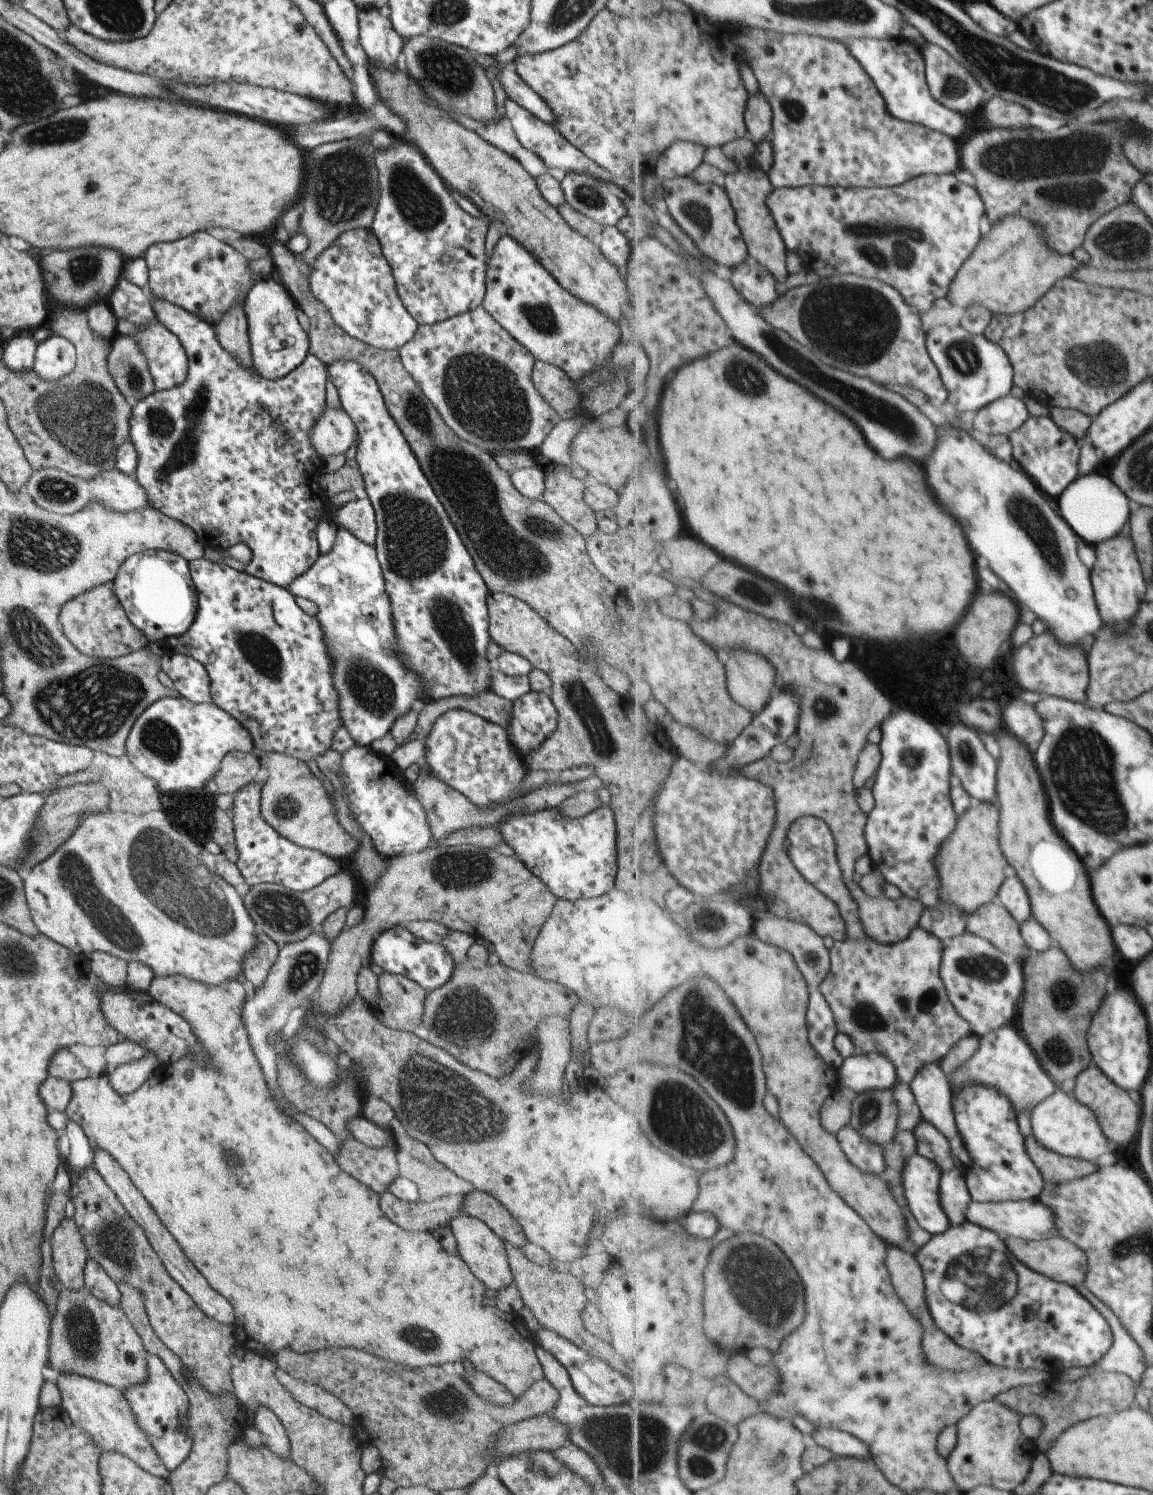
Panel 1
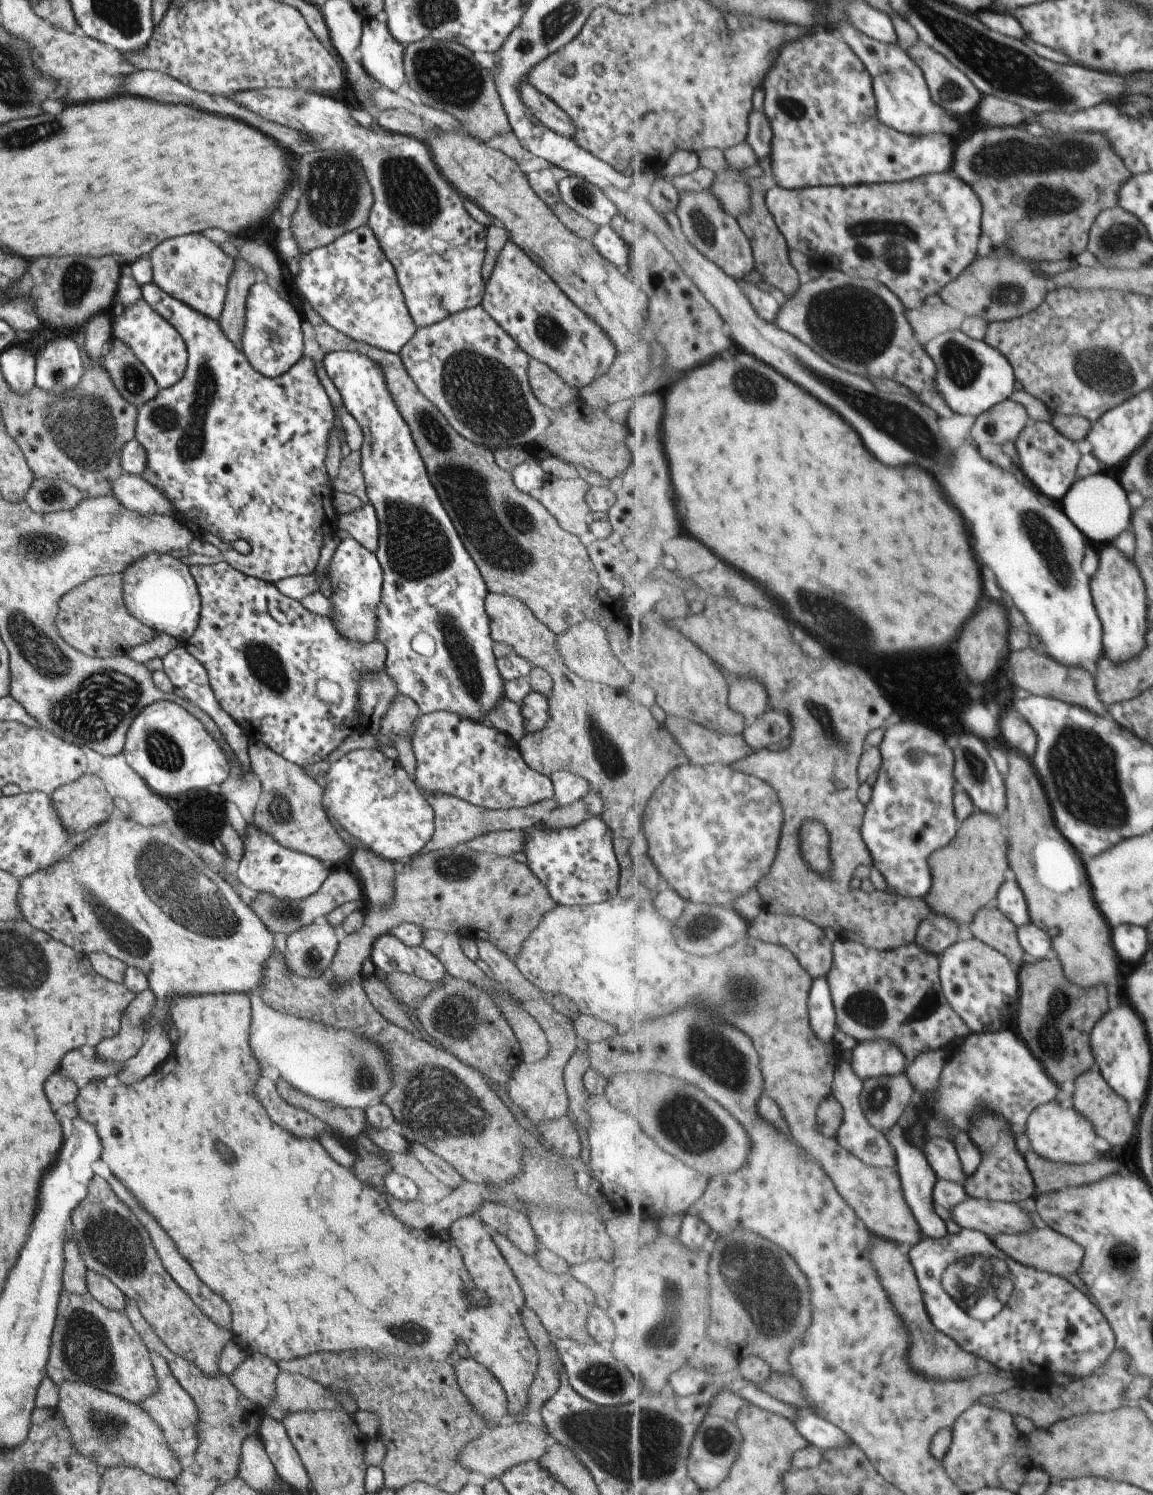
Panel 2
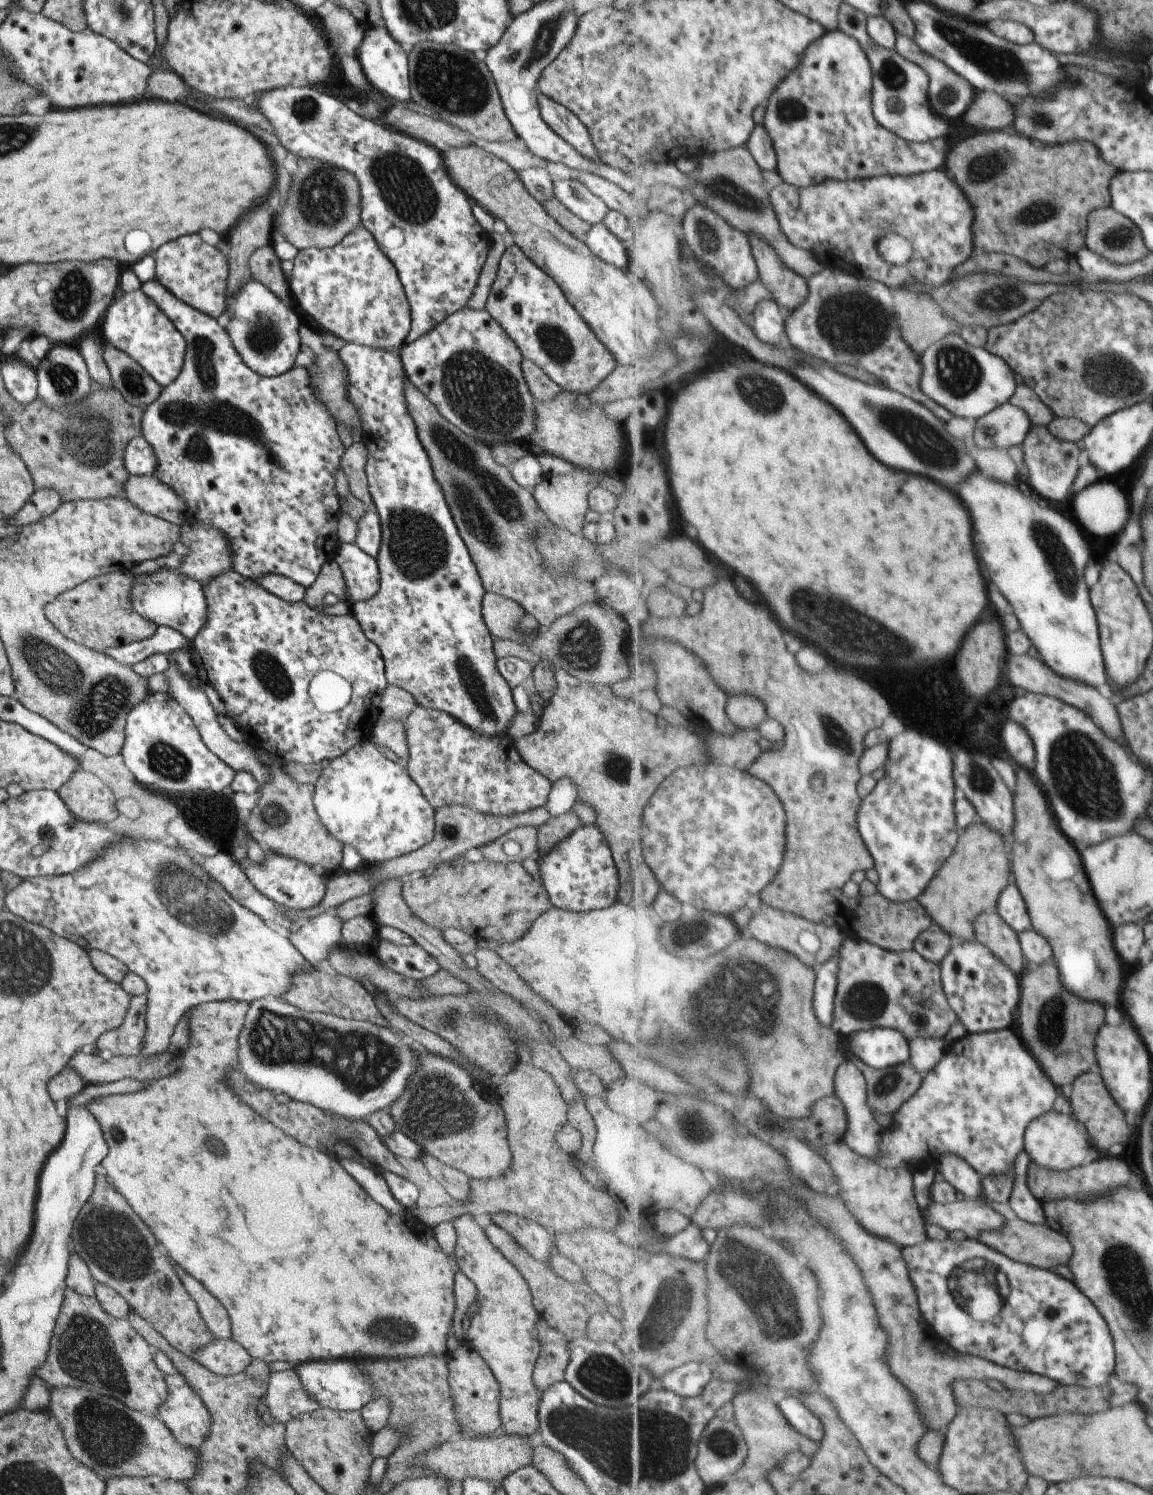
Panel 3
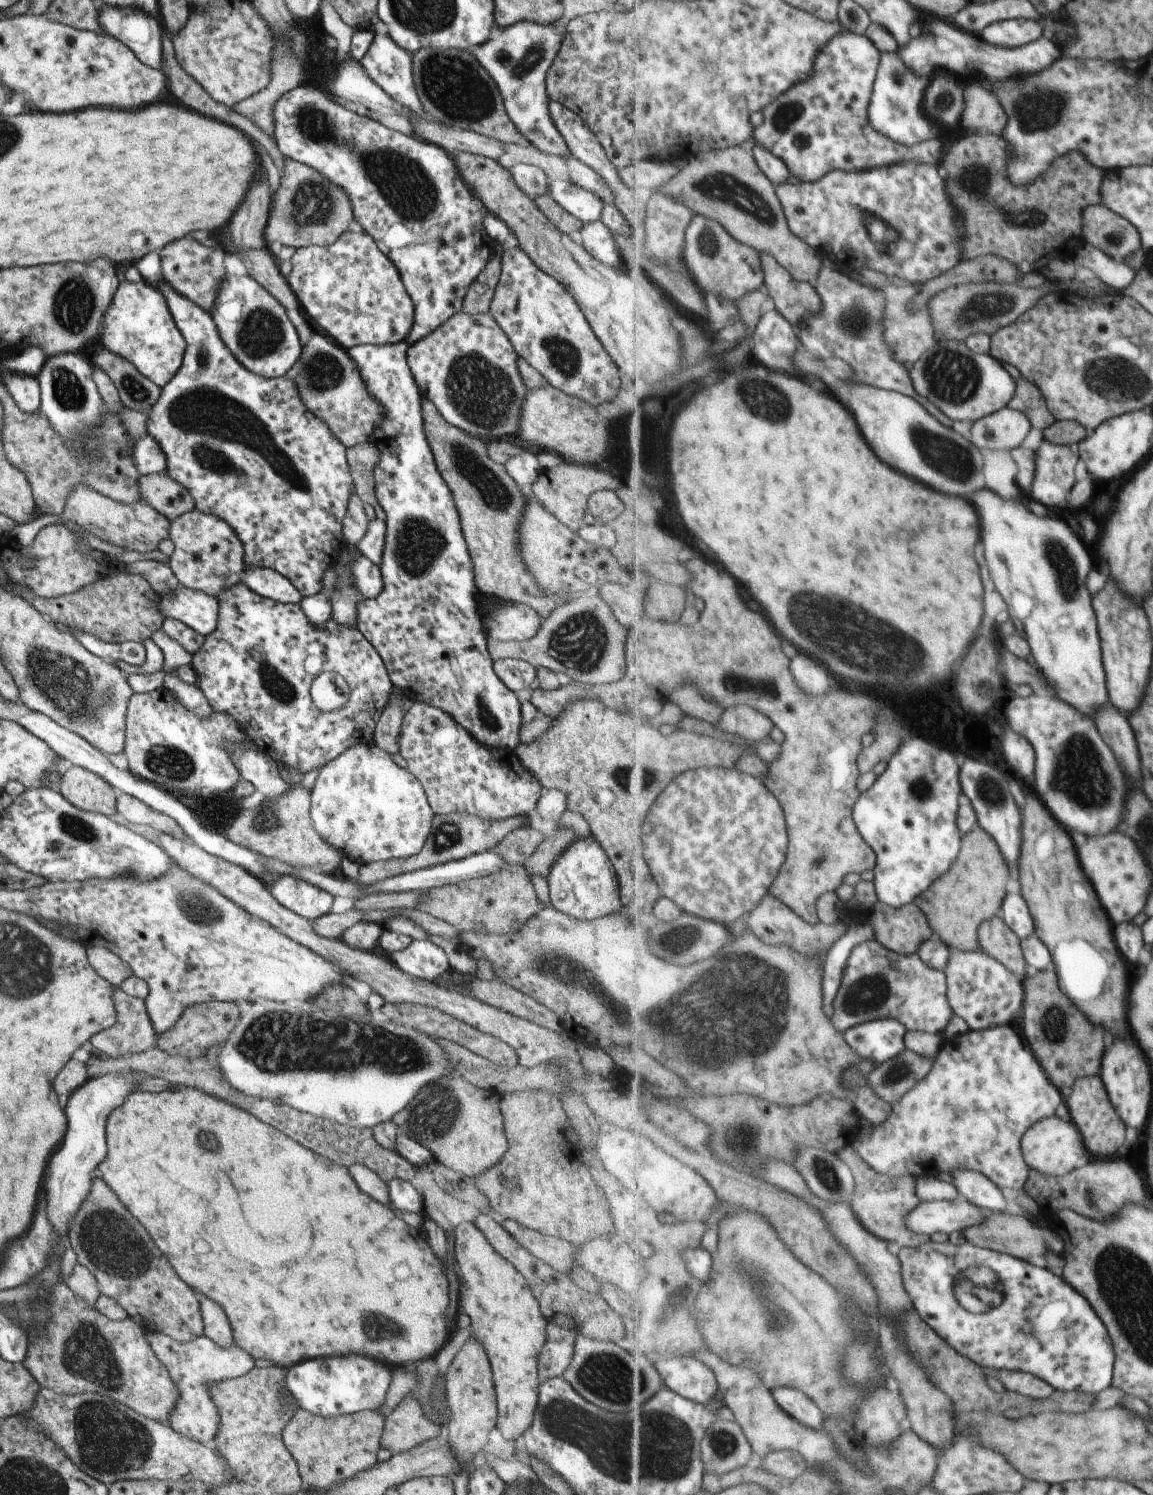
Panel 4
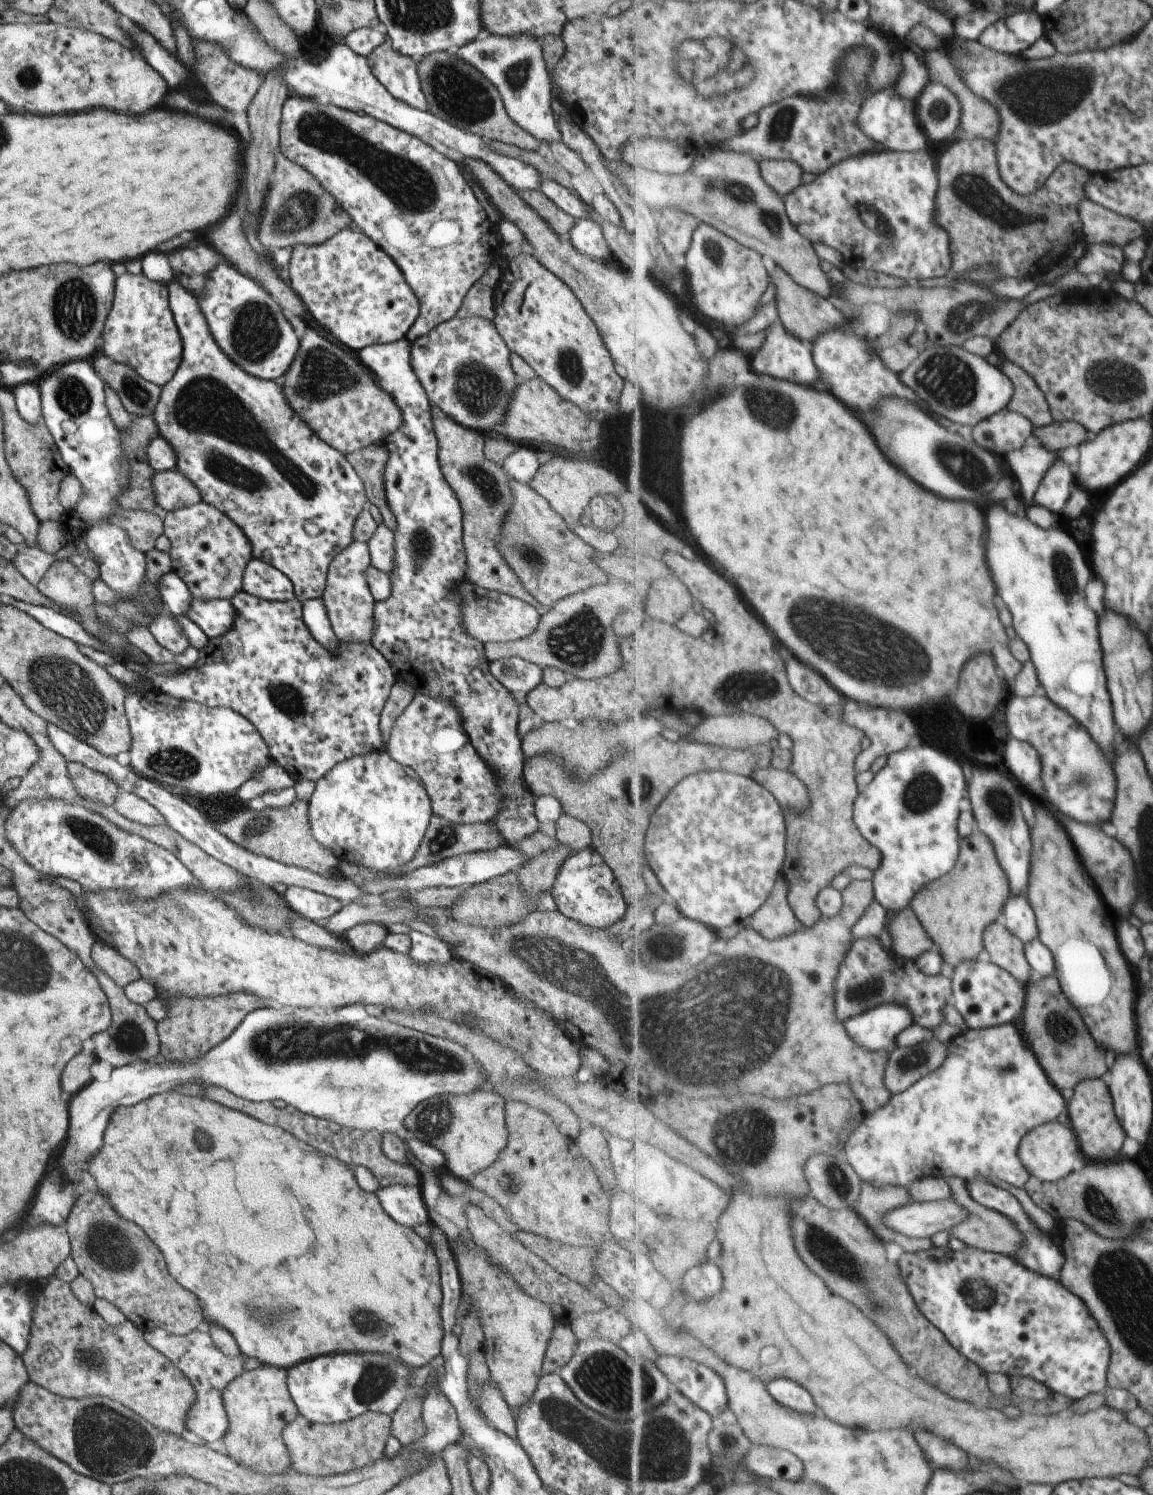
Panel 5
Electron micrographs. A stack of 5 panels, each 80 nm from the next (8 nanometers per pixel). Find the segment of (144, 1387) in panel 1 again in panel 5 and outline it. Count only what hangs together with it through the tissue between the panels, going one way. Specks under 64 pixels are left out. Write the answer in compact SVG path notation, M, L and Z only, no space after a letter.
M151 1328L151 1330L144 1331L144 1339L149 1346L165 1356L194 1388L195 1398L184 1418L186 1430L194 1432L207 1442L222 1438L228 1422L220 1394L230 1380L244 1371L243 1357L241 1355L226 1357L219 1352L206 1330L193 1331L179 1336L171 1335L161 1328Z

